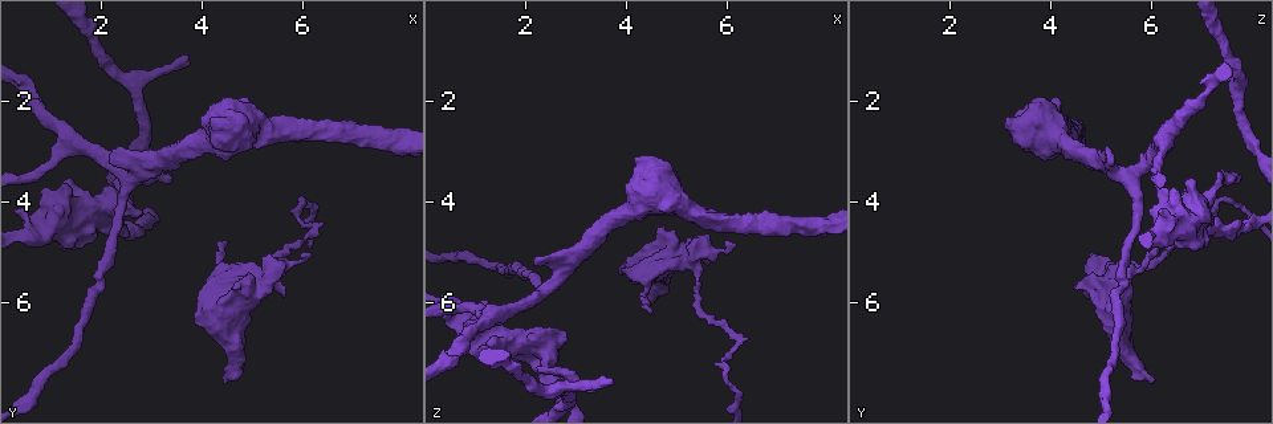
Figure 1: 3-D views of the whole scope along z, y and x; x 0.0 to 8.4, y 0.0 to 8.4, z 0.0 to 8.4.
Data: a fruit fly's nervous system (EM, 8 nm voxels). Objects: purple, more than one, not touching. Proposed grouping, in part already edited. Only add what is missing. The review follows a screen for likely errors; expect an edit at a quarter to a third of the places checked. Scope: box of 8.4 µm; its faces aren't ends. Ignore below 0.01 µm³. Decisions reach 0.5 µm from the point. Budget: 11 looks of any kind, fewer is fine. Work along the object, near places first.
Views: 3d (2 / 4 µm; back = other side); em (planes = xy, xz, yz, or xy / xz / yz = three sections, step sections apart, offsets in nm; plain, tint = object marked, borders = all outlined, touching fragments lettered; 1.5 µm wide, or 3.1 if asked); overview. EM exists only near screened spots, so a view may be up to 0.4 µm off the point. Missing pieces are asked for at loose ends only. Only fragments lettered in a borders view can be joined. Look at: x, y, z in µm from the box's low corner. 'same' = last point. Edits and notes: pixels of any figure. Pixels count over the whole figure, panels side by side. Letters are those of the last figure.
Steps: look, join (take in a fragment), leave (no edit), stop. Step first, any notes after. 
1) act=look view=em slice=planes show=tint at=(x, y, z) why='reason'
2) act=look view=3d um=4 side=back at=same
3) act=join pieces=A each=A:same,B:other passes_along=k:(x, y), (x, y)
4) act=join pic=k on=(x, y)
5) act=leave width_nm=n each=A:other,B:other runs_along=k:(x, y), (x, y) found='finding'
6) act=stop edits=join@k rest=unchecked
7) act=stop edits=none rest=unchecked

act=look view=3d um=4 at=(4.50, 4.85, 6.20) why='tapers out'

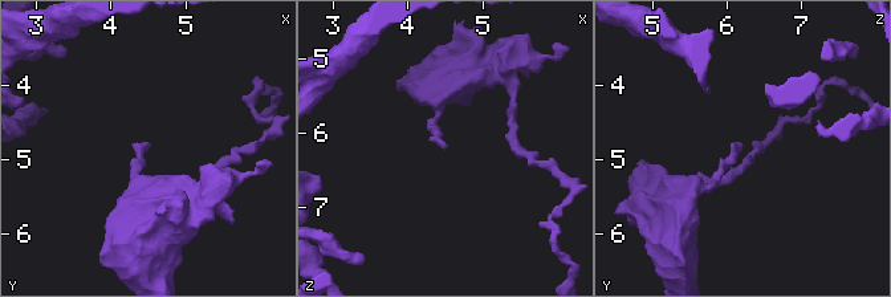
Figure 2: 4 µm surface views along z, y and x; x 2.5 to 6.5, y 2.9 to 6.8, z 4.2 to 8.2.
act=look view=em slice=planes show=borders at=(4.45, 4.80, 6.25) why='now the EM'

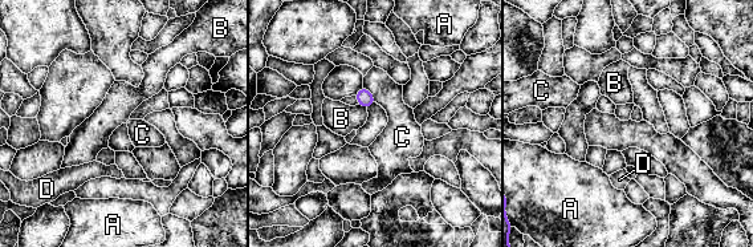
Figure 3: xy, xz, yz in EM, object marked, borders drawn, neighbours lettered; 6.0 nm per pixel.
act=leave longest_contact=C:130nm each=A:other,B:other,C:other,D:other found='no lettered fragment goes on from it'

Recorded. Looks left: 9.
act=look view=em slice=planes show=borders at=(2.25, 3.00, 5.10) why='an open end'

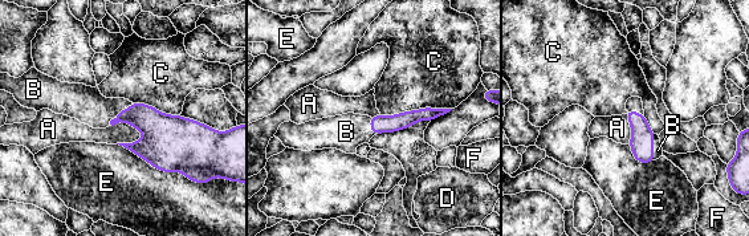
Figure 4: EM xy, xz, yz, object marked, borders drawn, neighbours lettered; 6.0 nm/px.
act=join pieces=B each=A:other,B:same,C:other,D:other,E:other,F:other found='it goes on there'

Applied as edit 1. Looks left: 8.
act=look view=em slice=xz step=4 show=tint at=(3.35, 3.55, 7.75) why='an open end'

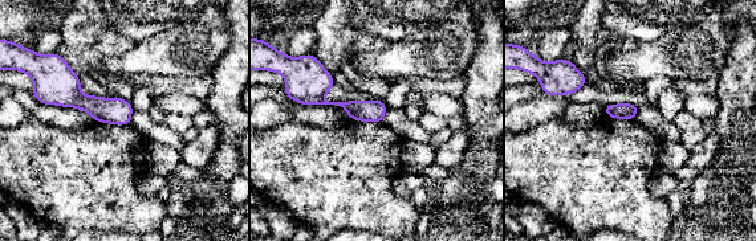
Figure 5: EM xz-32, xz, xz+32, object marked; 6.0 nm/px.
act=look view=em slice=planes show=borders at=same

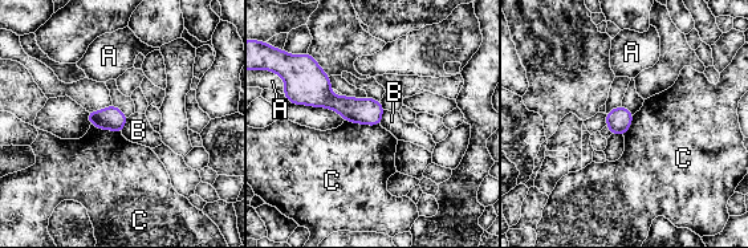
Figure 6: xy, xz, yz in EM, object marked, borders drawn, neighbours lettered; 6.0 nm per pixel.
act=leave width_nm=150 each=A:other,B:other,C:other border=6:(344, 120), (379, 125) found='none of them fits'

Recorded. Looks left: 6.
act=look view=3d um=2 side=back at=(3.70, 1.20, 7.60) why='an open end'

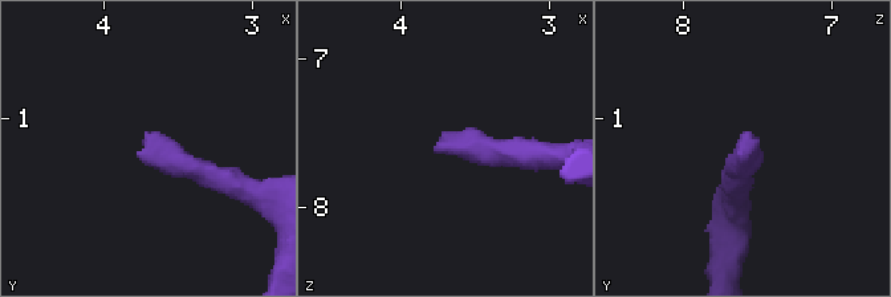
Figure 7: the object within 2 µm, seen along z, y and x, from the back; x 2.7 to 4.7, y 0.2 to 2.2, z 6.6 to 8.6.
act=look view=em slice=xy step=4 show=tint at=(3.76, 1.22, 7.60)

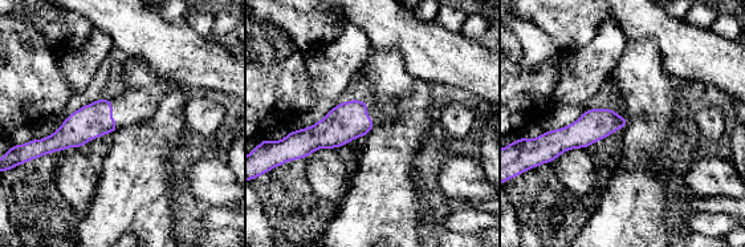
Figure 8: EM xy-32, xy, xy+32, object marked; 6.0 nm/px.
act=look view=em slice=planes show=borders at=same why='another direction'

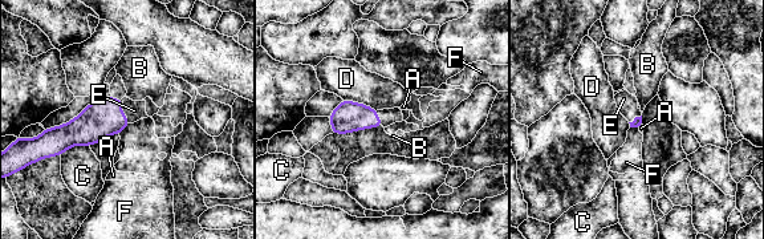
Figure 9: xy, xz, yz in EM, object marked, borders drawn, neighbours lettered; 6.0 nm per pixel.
act=join pieces=E each=A:other,B:other,C:other,D:other,E:same,F:other passes_along=9:(101, 118), (121, 110), (134, 110) found='the neuron continues'

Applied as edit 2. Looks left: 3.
act=look view=3d um=2 at=(4.65, 5.75, 4.45) why='thick end'

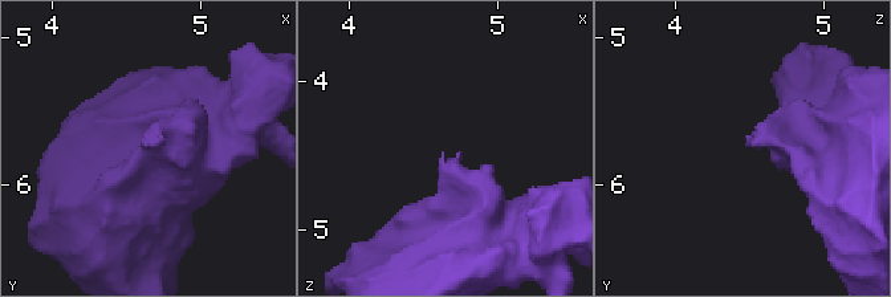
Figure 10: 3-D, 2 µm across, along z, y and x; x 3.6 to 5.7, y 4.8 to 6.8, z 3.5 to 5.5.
act=look view=em slice=yz step=4 show=borders at=(4.62, 5.72, 4.50) why='need the tissue'

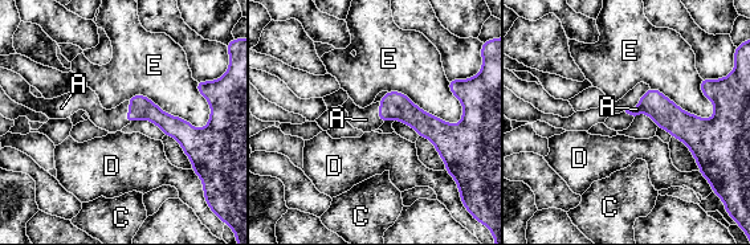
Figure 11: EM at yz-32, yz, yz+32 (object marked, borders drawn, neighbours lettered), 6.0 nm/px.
act=look view=em slice=planes show=borders at=same why='cut it another way'

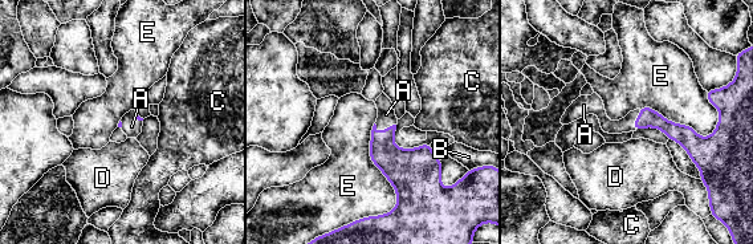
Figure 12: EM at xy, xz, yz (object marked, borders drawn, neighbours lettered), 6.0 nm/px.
act=join pieces=A each=A:same,B:other,C:other,D:other,E:other passes_along=12:(401, 166), (383, 130), (386, 114) found='it goes on there'

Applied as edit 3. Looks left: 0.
act=stop edits=join@4,join@9,join@12 rest=unchecked

